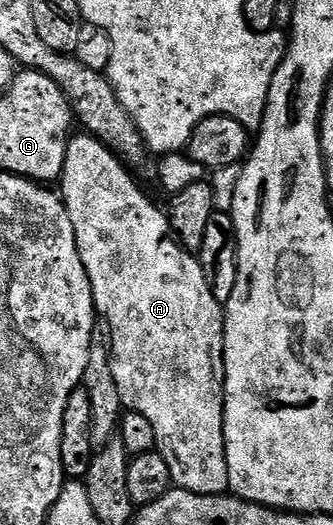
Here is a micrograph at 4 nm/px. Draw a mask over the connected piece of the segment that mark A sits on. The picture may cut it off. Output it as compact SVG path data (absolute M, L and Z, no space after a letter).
M77 133L70 138L69 144L67 145L67 161L63 165L63 173L59 180L59 194L61 200L65 202L65 208L67 213L71 217L71 225L75 225L75 241L77 242L77 248L79 249L79 257L83 261L83 269L87 269L87 277L91 281L91 289L93 290L93 305L97 308L97 313L100 318L107 321L107 324L111 327L111 351L110 351L110 363L111 370L115 375L115 382L119 387L119 397L122 399L122 405L126 412L134 411L137 414L142 414L143 417L147 417L148 421L151 421L151 426L155 429L155 441L156 451L163 457L163 461L167 461L167 465L171 469L171 477L173 478L174 484L182 491L190 491L191 493L199 493L200 495L223 495L229 491L229 478L227 477L227 457L225 456L225 312L223 310L223 304L216 300L215 293L212 292L212 285L208 283L208 279L205 276L204 269L201 267L201 260L196 254L190 253L181 246L180 242L171 234L169 230L169 217L164 210L161 211L144 195L143 192L137 188L137 183L132 179L130 168L126 166L122 160L118 159L112 151L109 150L105 144L94 139L92 135L88 133Z

